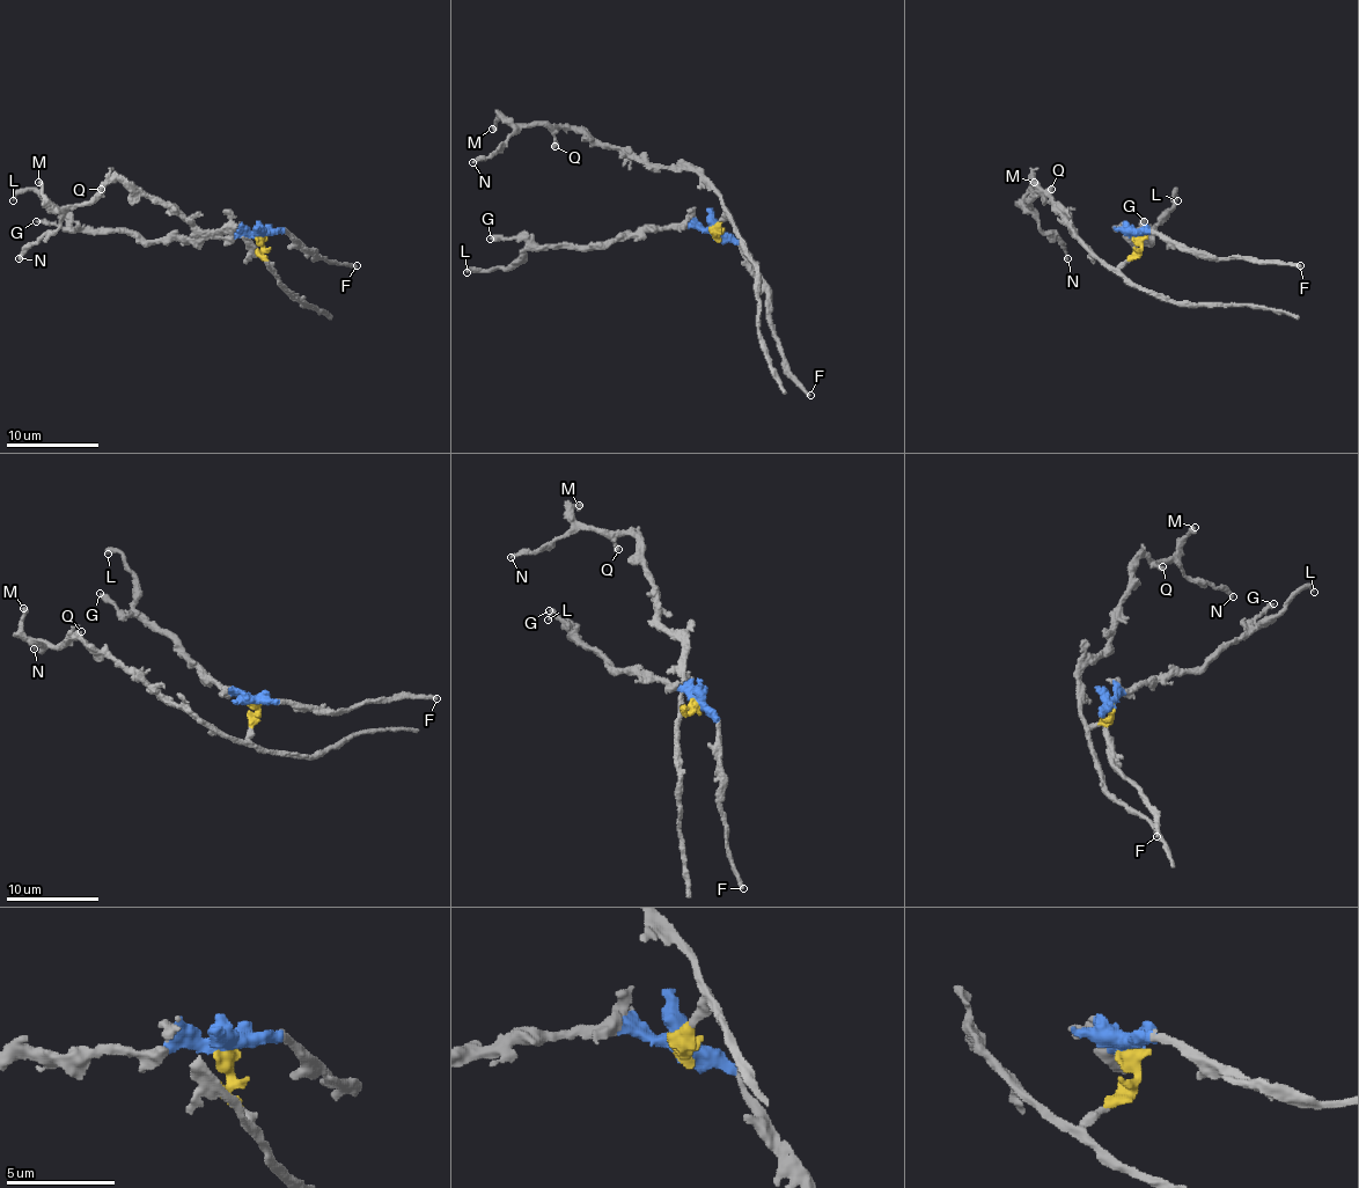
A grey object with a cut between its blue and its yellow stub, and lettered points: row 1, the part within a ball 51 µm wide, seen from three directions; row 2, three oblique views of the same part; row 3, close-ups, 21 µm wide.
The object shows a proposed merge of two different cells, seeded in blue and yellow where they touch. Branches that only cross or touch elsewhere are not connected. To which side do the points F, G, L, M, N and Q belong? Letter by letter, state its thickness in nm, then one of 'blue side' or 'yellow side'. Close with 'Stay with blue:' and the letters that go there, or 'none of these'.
F: 320 nm | blue side
G: 360 nm | blue side
L: 240 nm | blue side
M: 320 nm | yellow side
N: 240 nm | yellow side
Q: 320 nm | yellow side
Stay with blue: F, G, L

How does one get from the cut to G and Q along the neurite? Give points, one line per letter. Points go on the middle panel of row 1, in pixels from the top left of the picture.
G: (714, 232), (696, 227), (647, 229), (579, 246), (530, 246), (523, 239), (489, 239)
Q: (714, 234), (724, 203), (693, 170), (649, 168), (622, 147), (588, 140), (563, 126), (553, 131), (556, 147)

